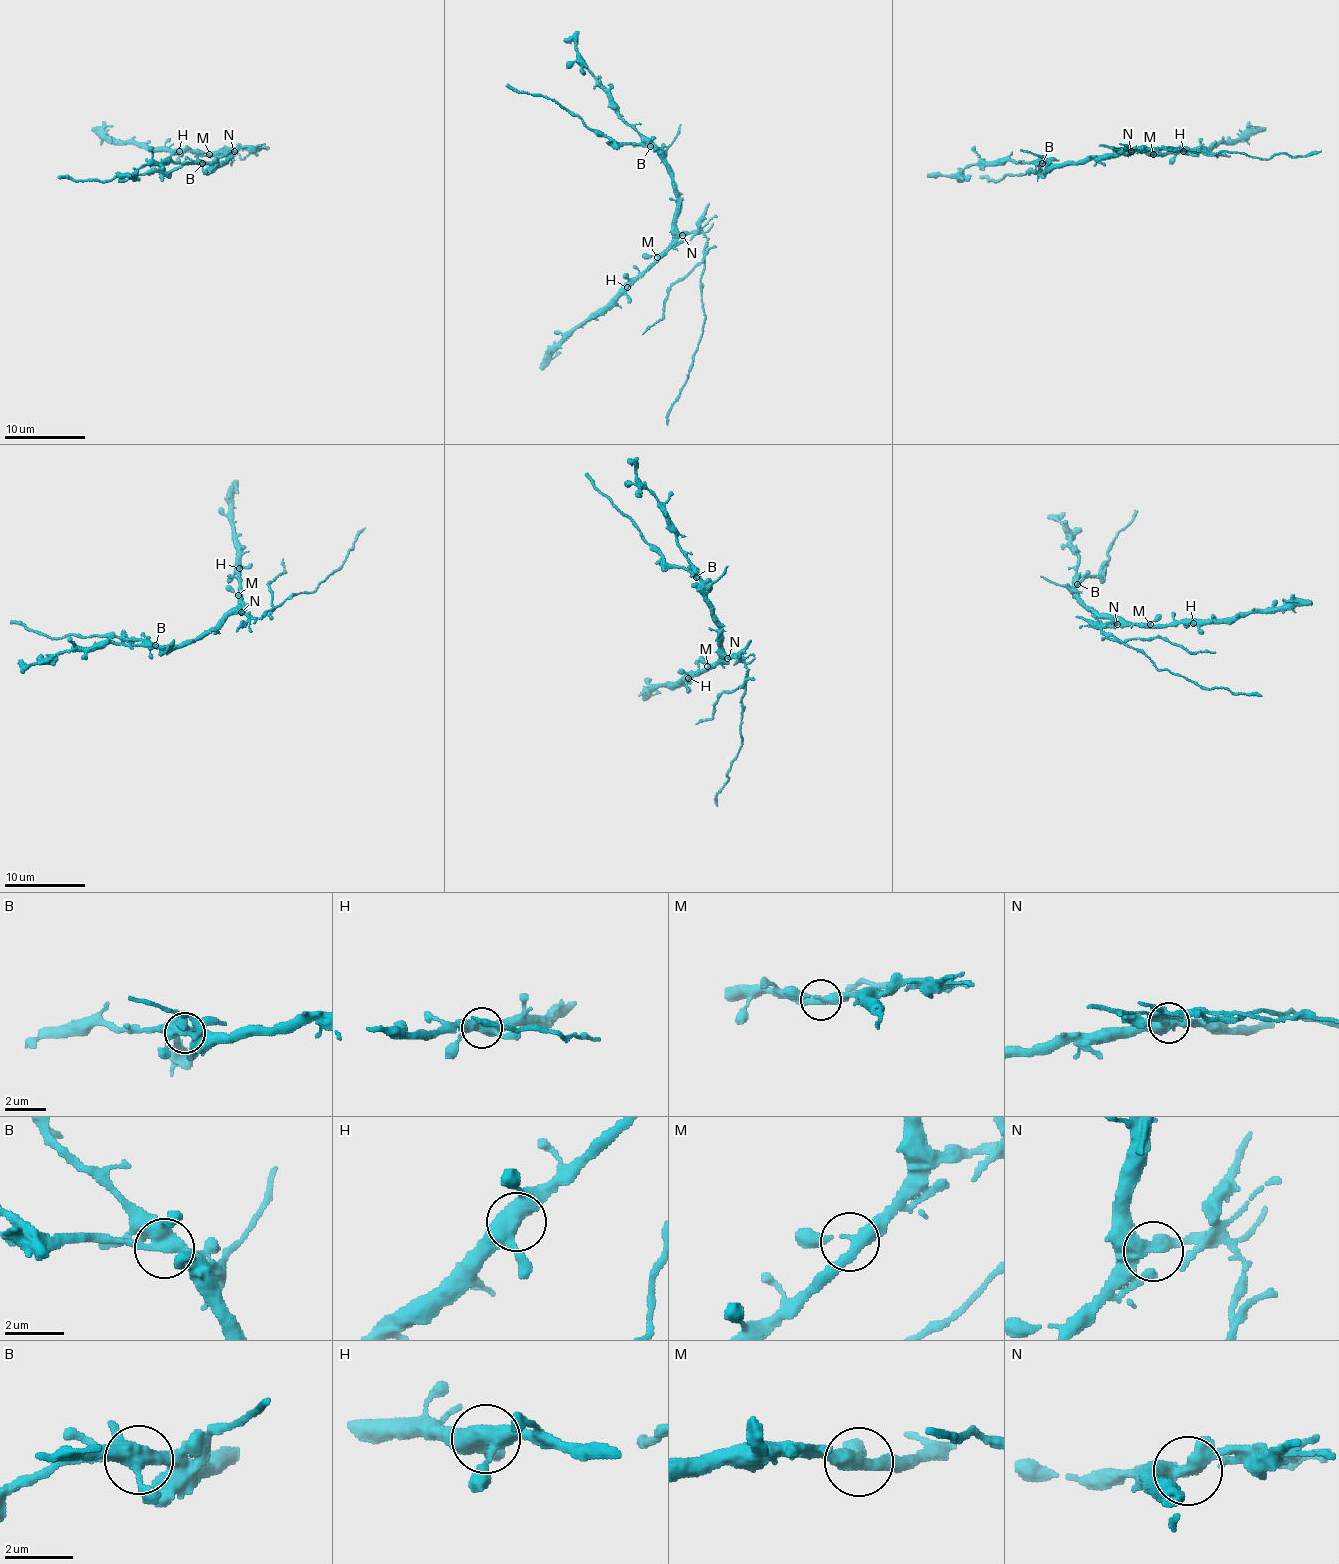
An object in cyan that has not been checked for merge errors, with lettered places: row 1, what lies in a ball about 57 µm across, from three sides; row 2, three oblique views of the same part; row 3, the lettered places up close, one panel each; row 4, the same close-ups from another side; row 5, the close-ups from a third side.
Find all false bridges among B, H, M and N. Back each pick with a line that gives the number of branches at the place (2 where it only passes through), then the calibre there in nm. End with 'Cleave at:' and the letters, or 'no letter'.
B: 4 branches meet; 440 nm thick
N: 3 branches meet; 400 nm thick
Cleave at: B, N

